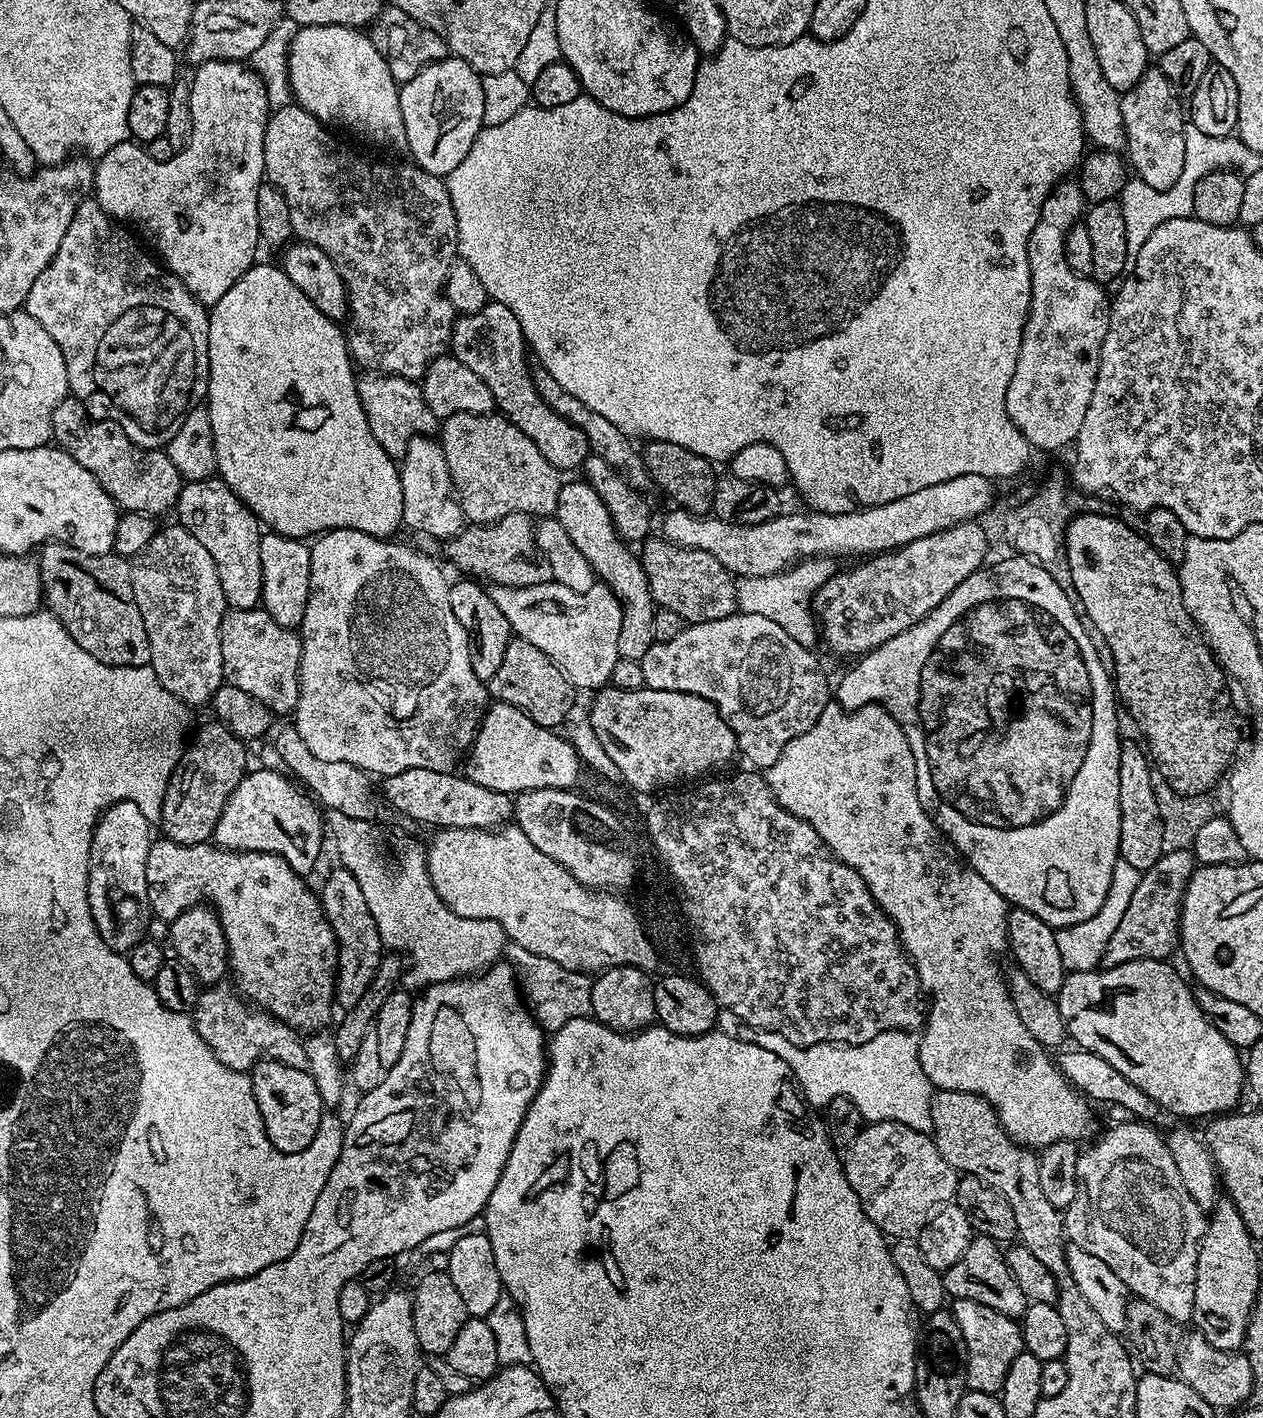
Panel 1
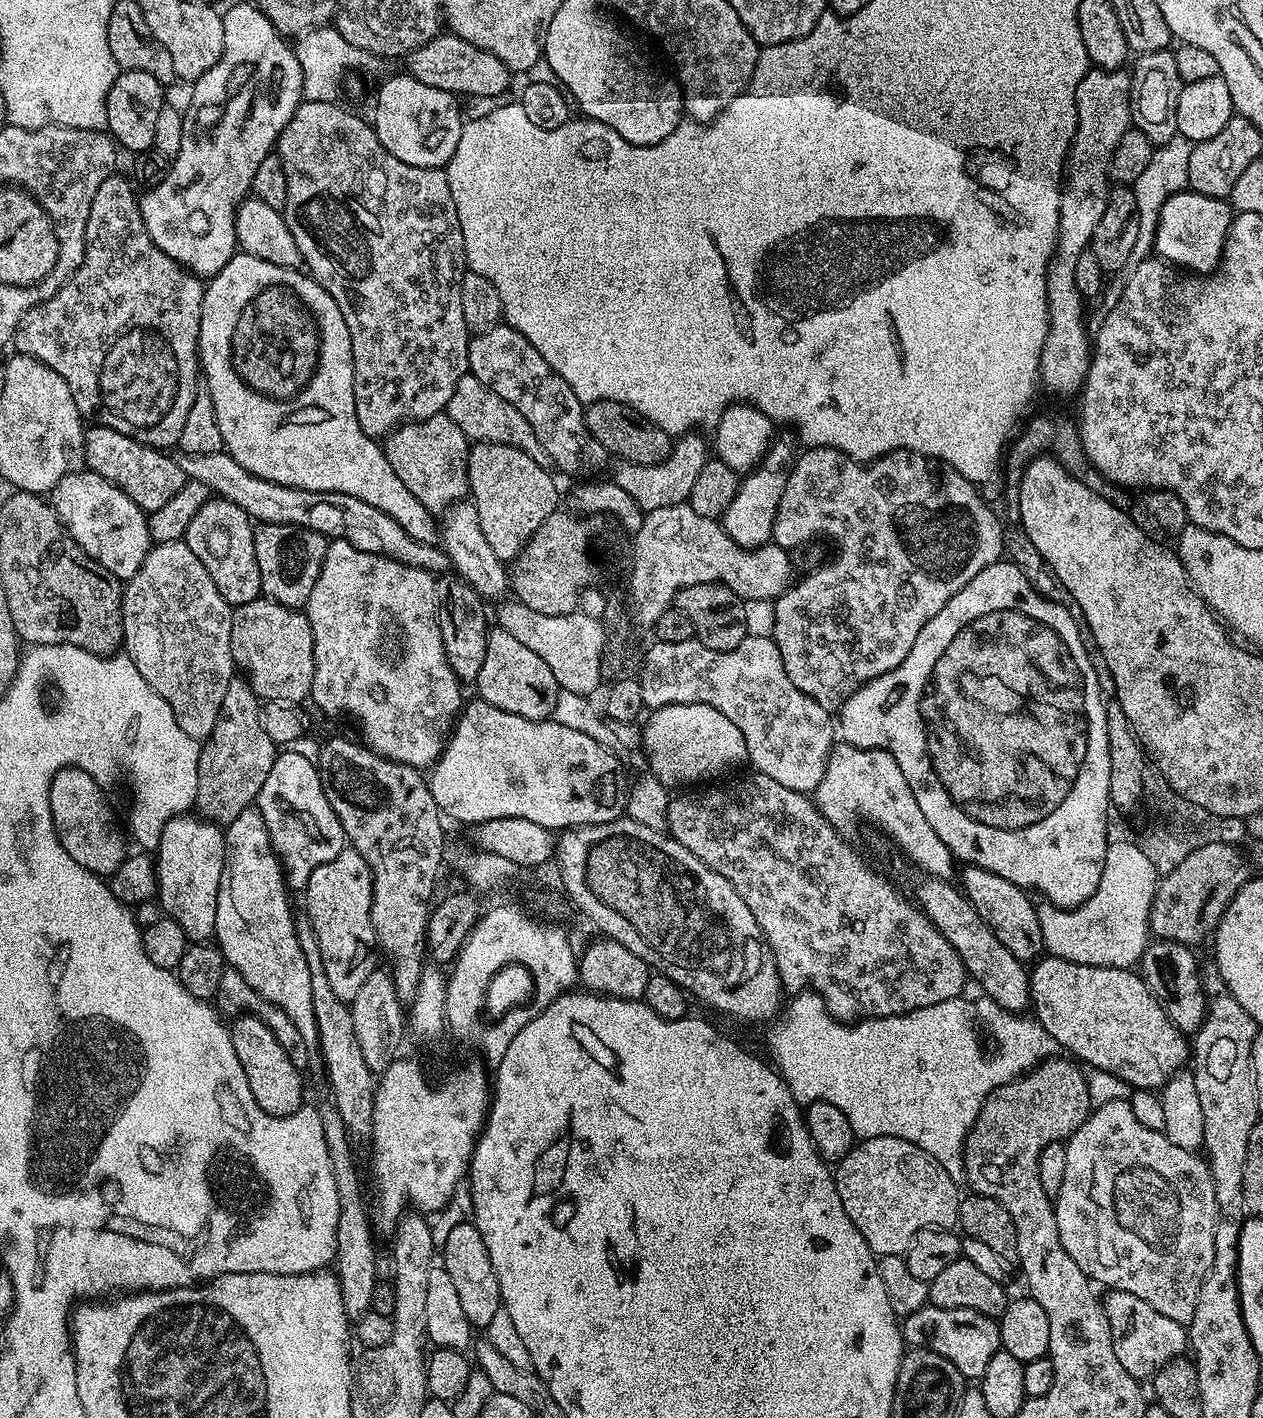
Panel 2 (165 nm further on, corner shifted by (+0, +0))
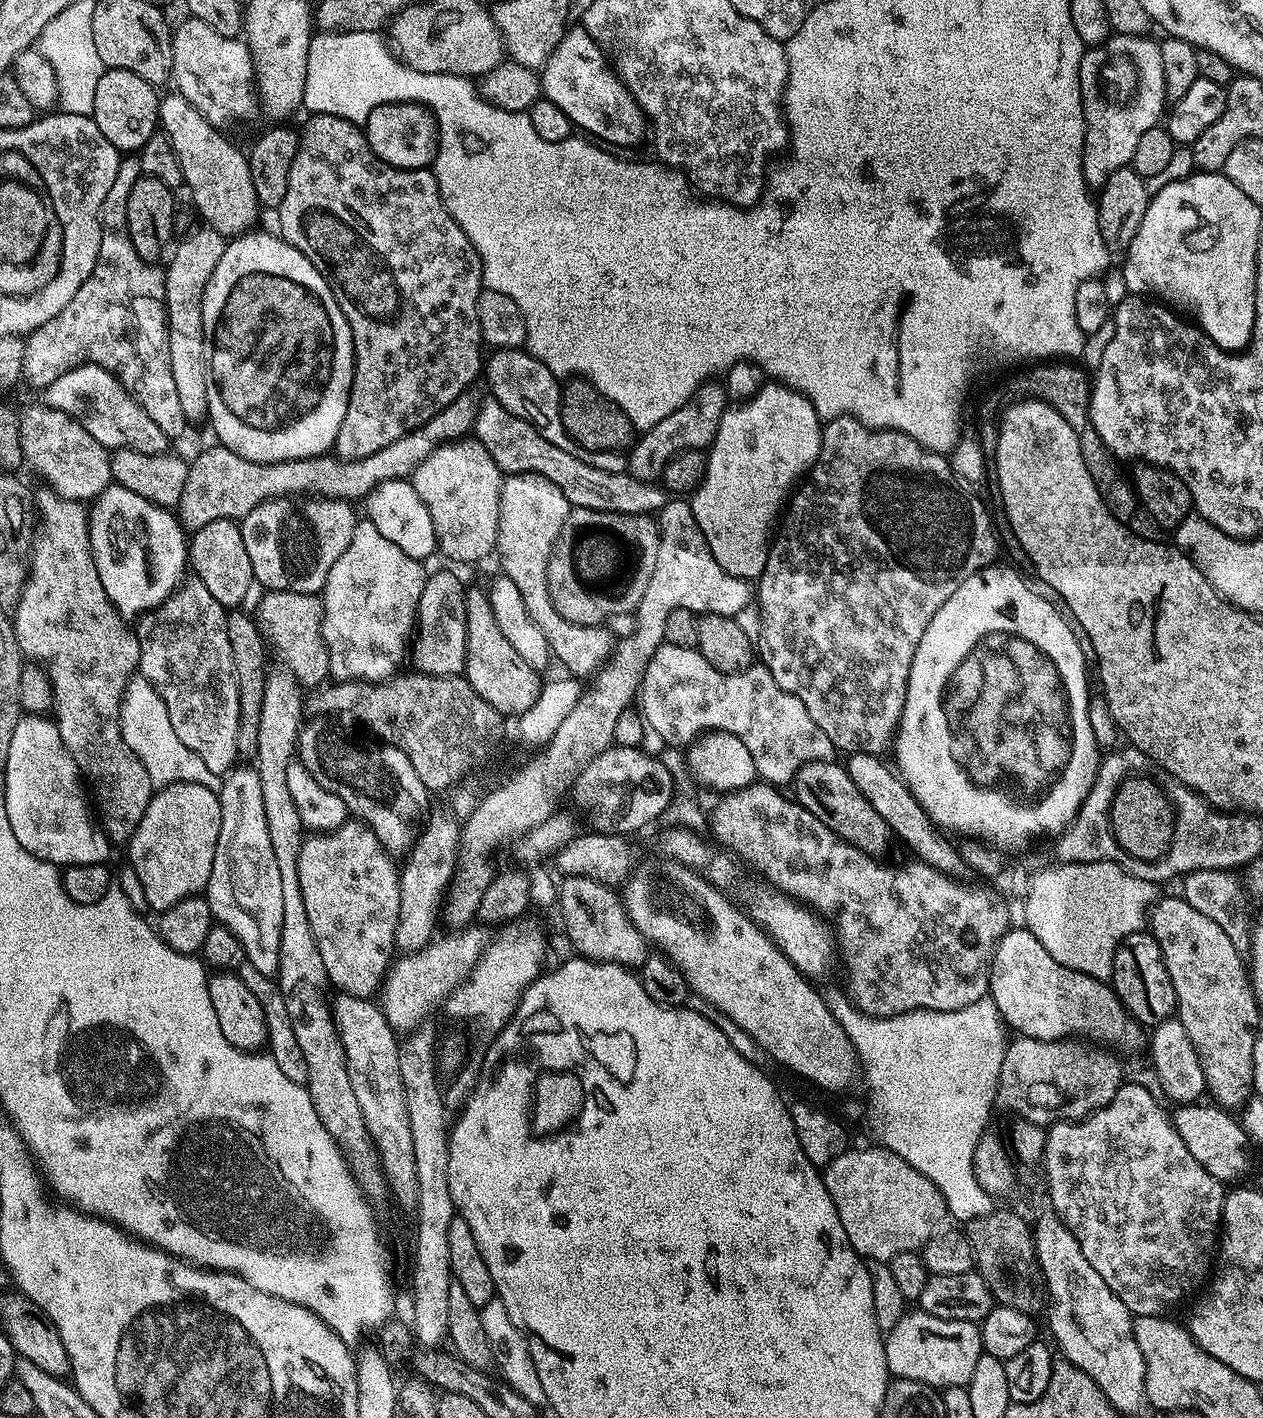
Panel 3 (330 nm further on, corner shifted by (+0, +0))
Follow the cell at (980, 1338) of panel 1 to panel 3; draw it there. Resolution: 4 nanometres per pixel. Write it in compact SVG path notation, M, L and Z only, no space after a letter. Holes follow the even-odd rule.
M919 1310L905 1311L898 1326L891 1328L885 1335L884 1349L886 1366L893 1377L926 1382L937 1390L967 1386L978 1358L985 1355L979 1323L934 1318L934 1314Z

